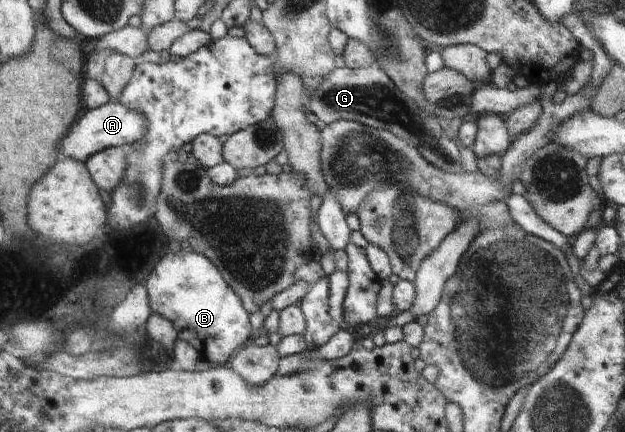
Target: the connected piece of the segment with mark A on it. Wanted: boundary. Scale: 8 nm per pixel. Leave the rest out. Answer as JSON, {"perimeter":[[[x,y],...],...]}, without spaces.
{"perimeter":[[[109,100],[102,106],[86,109],[79,121],[66,131],[62,142],[59,142],[59,155],[65,160],[86,163],[93,155],[113,146],[127,148],[132,143],[142,140],[146,134],[146,120],[140,114],[125,107],[117,100]]]}

